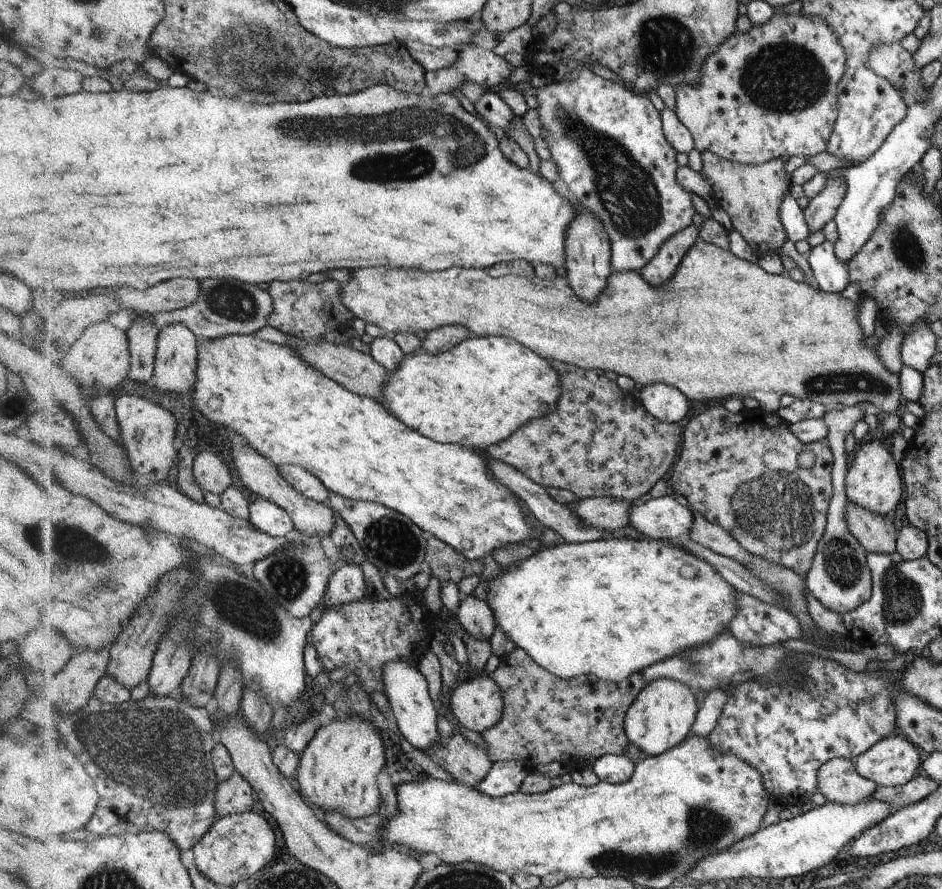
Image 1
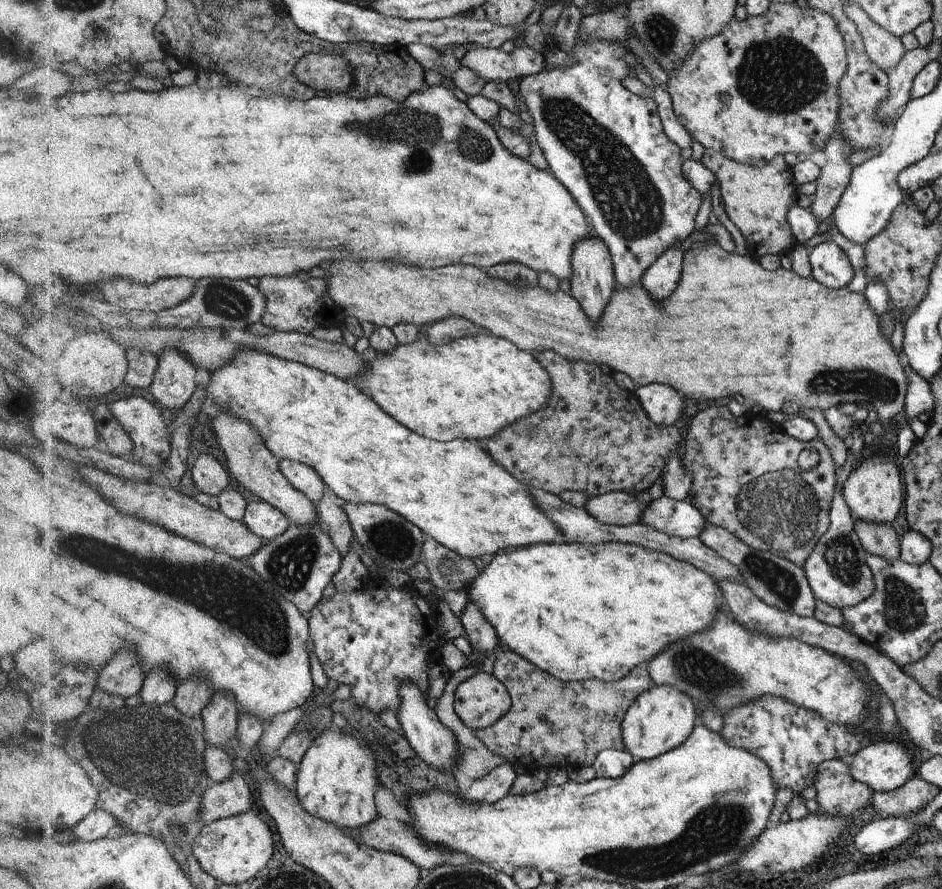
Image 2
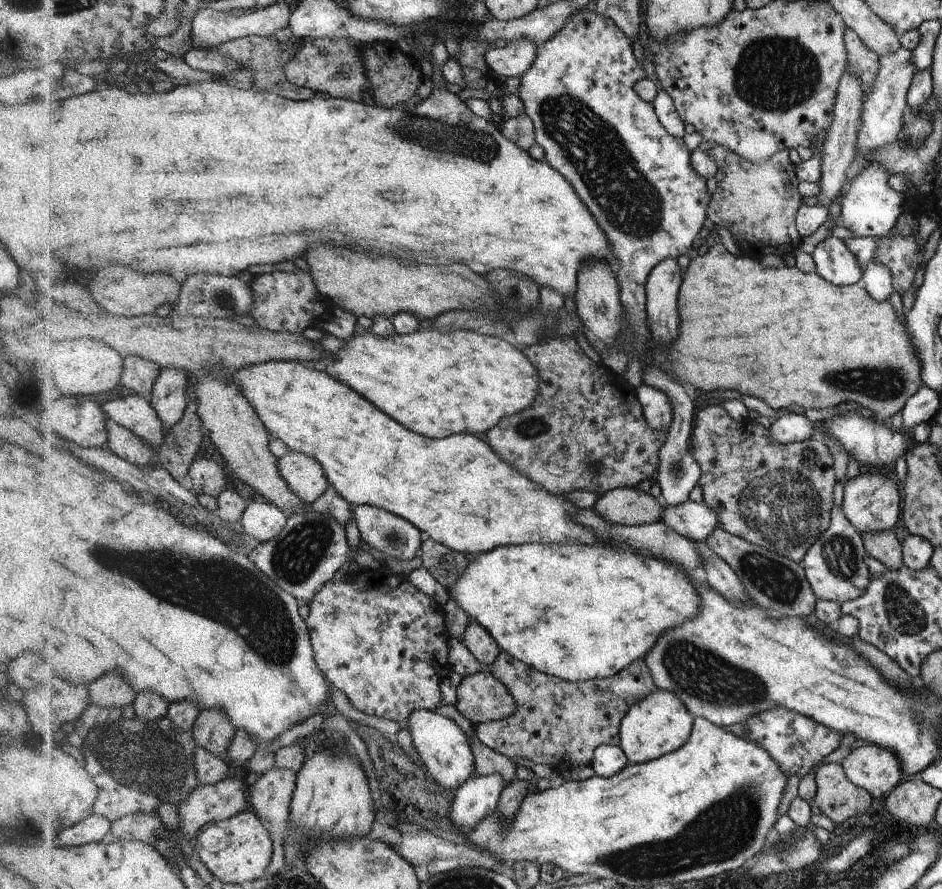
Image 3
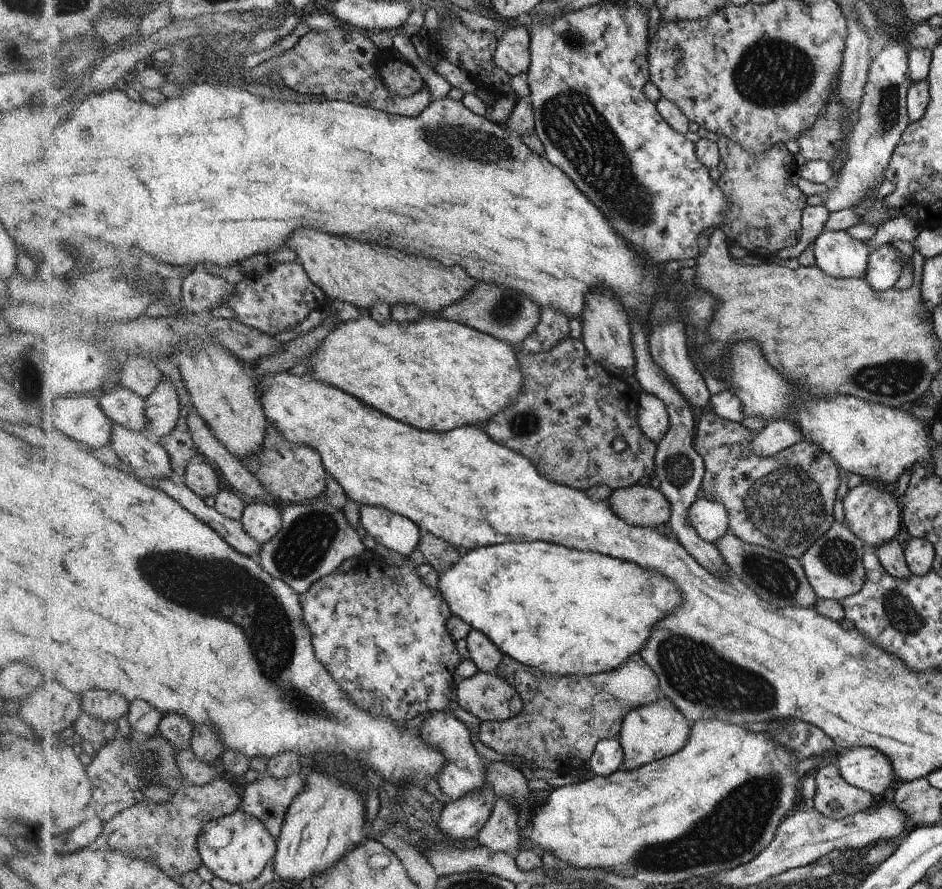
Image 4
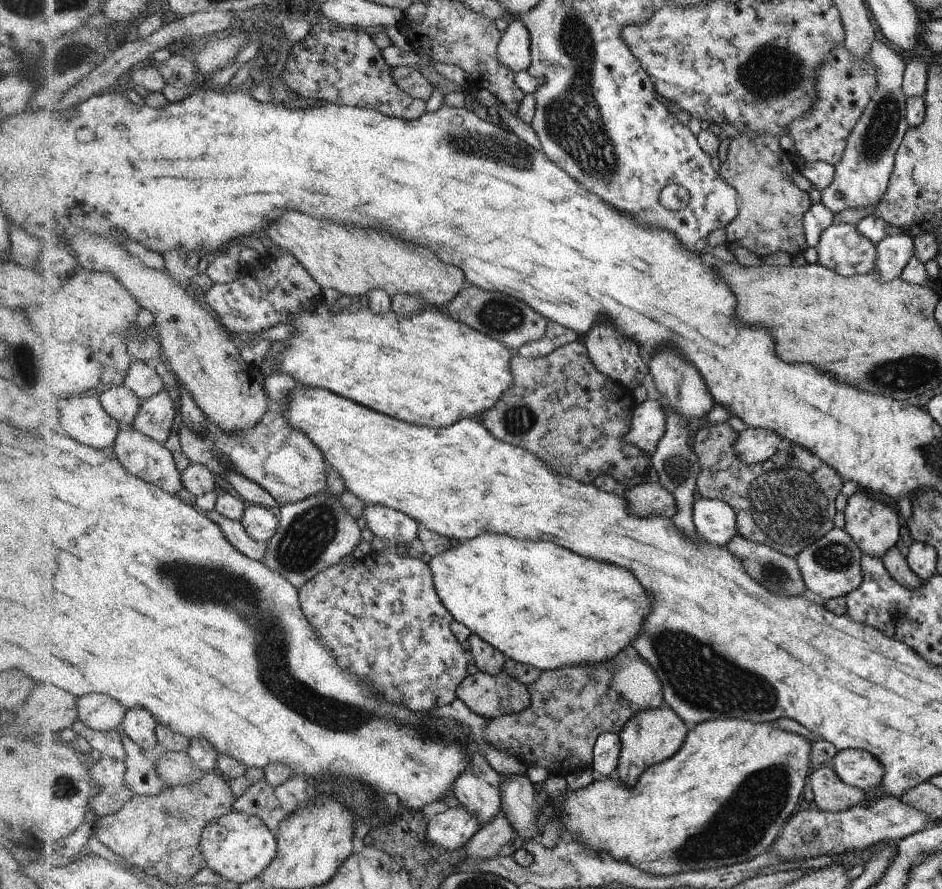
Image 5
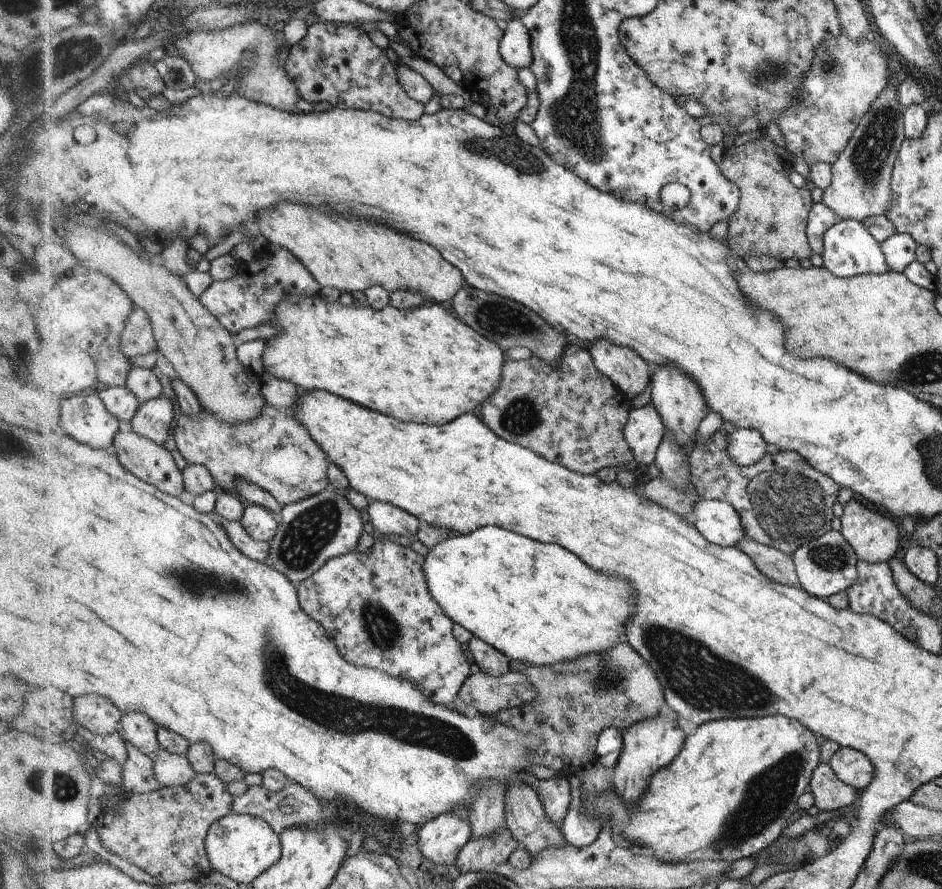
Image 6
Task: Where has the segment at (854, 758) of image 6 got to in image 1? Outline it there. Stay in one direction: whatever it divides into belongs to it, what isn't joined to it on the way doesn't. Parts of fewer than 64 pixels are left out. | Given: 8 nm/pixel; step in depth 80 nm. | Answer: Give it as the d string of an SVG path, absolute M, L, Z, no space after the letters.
M902 734L883 738L856 757L857 771L878 786L891 787L910 782L920 766L920 754Z

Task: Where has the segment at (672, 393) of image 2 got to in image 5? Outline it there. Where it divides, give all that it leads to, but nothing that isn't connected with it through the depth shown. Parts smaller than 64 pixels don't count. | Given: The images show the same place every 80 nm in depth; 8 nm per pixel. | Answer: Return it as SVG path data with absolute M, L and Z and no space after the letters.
M644 400L637 405L629 441L652 456L667 432L667 412L659 400Z

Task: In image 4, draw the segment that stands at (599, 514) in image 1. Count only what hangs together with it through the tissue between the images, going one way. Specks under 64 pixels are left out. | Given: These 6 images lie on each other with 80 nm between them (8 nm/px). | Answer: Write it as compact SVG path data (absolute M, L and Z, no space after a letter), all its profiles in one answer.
M636 485L613 490L606 499L614 512L635 527L660 527L671 520L671 504L660 490Z

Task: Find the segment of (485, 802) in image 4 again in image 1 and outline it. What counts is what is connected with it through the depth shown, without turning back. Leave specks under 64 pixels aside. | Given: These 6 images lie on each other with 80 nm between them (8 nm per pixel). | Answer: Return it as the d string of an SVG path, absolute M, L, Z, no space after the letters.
M519 760L493 761L488 774L474 788L488 796L500 798L520 791L528 773L527 766Z

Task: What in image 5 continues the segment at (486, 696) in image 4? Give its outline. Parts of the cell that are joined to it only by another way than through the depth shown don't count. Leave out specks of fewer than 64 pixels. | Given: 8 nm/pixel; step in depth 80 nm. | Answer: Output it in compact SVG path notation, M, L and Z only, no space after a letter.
M478 671L467 675L458 688L458 698L487 720L519 713L531 704L526 686L508 674L491 675Z

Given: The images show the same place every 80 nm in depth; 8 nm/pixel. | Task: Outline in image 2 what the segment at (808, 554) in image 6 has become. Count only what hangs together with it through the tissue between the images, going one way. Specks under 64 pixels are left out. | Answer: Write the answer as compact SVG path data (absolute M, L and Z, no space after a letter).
M836 489L829 529L803 566L806 580L815 598L839 609L858 605L876 591L876 580L866 561L868 552L864 550L859 535L856 534L855 521L843 492Z

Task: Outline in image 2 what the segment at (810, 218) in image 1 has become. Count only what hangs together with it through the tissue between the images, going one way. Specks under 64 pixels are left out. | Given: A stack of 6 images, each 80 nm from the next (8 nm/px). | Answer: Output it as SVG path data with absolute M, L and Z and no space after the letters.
M839 126L824 147L826 165L817 178L817 189L809 209L819 222L824 222L838 206L849 183L852 166L846 162L852 153L849 143L841 136Z

